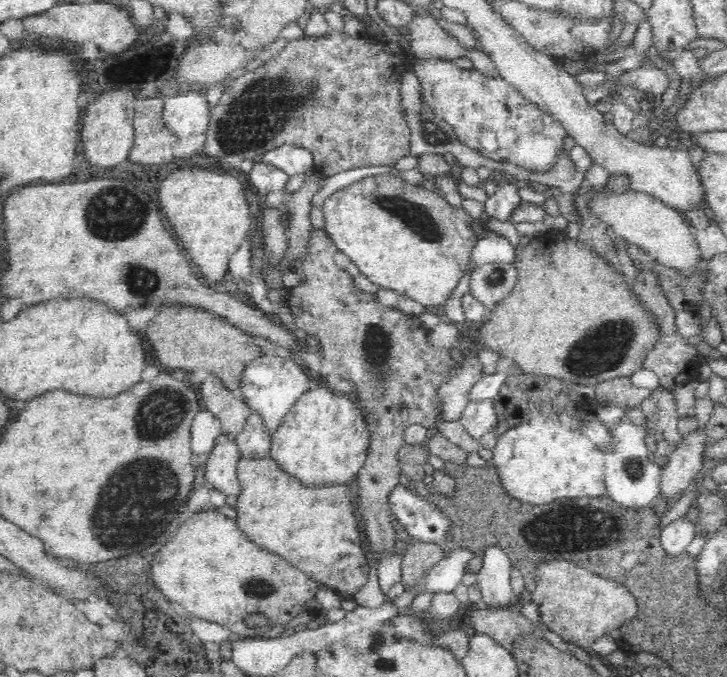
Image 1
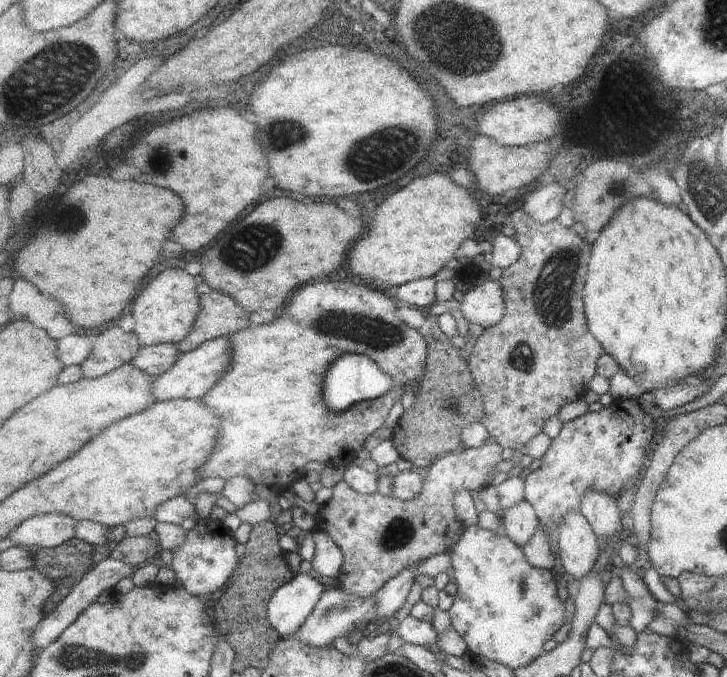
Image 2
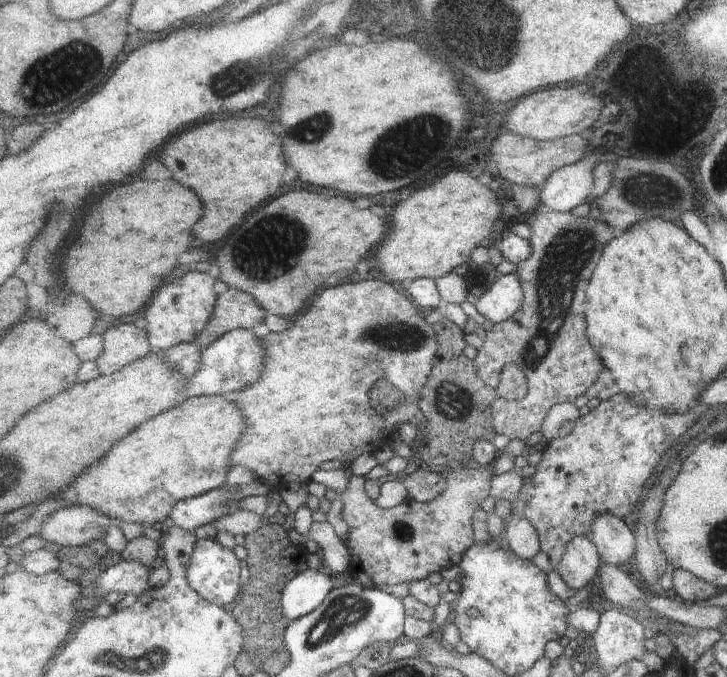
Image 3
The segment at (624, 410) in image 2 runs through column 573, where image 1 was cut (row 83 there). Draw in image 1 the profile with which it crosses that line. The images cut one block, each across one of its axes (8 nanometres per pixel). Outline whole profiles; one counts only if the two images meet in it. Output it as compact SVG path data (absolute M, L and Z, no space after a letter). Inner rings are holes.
M413 58L409 62L413 63L412 71L420 81L425 103L436 113L436 116L443 118L452 126L462 144L477 150L486 158L510 163L534 172L546 172L552 168L564 146L567 130L549 111L542 110L537 103L520 94L516 86L506 82L499 74L497 76L482 74L475 68L460 69L452 60Z

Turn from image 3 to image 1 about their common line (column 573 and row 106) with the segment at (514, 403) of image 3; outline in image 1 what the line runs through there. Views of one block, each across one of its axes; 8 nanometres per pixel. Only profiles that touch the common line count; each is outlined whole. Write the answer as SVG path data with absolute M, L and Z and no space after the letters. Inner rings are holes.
M332 28L326 34L319 35L318 37L304 35L304 38L290 41L281 52L274 55L276 58L272 58L270 62L265 62L263 66L246 71L242 76L234 79L230 83L230 86L222 94L219 102L211 111L210 122L205 134L207 139L203 144L203 155L215 159L223 159L226 156L232 156L232 154L240 154L241 152L242 154L246 154L246 152L250 152L250 158L254 158L258 162L268 150L278 148L282 144L293 144L294 146L302 146L313 154L315 171L319 174L322 173L324 177L331 177L334 174L338 174L338 172L352 170L352 168L395 165L400 158L411 154L410 127L408 127L404 120L400 95L402 77L404 77L404 74L413 70L413 63L409 62L411 61L409 55L396 56L392 52L383 52L382 48L384 46L388 46L385 38L378 39L378 37L370 35L352 38L343 29L335 30Z

